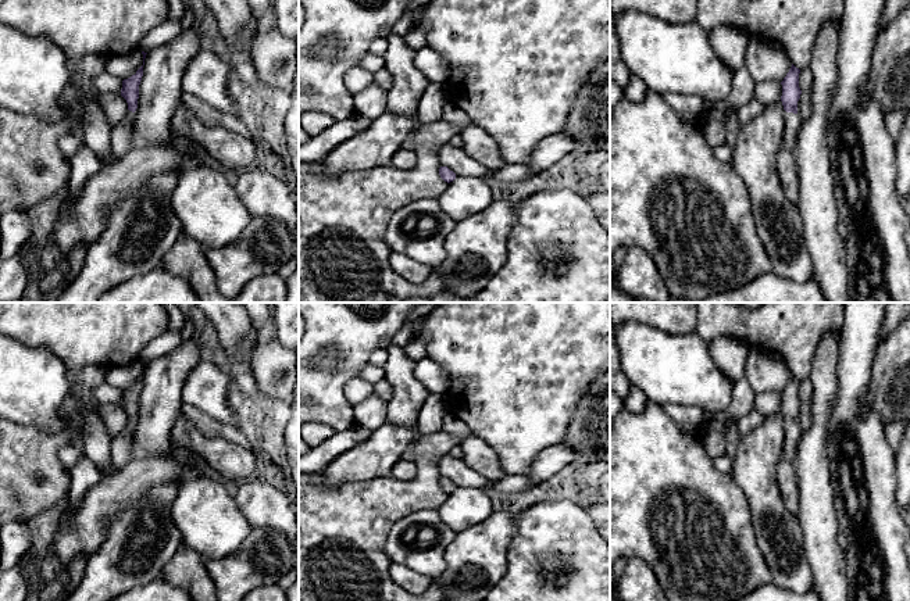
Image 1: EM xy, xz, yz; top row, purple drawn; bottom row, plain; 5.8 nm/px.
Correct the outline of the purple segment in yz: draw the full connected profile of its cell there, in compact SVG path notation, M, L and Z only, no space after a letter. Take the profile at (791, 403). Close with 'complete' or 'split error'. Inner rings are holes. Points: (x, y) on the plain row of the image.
M792 375L789 383L781 393L782 396L781 412L785 421L784 422L785 440L781 461L795 462L797 454L797 444L802 436L802 430L797 425L797 412L802 405L802 401L799 398L799 384L800 380Z | split error

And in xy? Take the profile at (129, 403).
M143 376L128 390L122 391L121 407L128 414L128 423L125 429L113 437L111 441L111 466L114 471L122 469L139 454L143 454L143 448L133 440L133 423L138 419L139 396L143 387Z | split error

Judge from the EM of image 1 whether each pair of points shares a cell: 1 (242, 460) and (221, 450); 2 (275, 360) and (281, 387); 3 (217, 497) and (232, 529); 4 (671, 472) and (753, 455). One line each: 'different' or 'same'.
1: same
2: same
3: same
4: different

